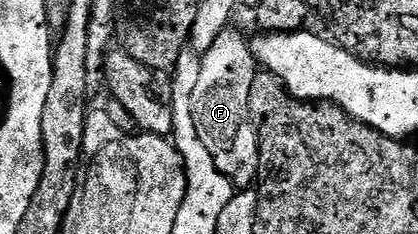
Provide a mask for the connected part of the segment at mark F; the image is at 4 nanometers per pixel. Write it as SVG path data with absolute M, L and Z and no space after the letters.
M236 27L224 29L208 51L201 54L199 83L195 83L195 91L191 95L195 131L199 131L203 147L211 151L215 167L219 167L222 175L235 187L249 187L258 180L257 155L261 152L261 140L257 137L258 125L253 122L249 110L251 83L255 83L258 72L250 38L245 38Z

